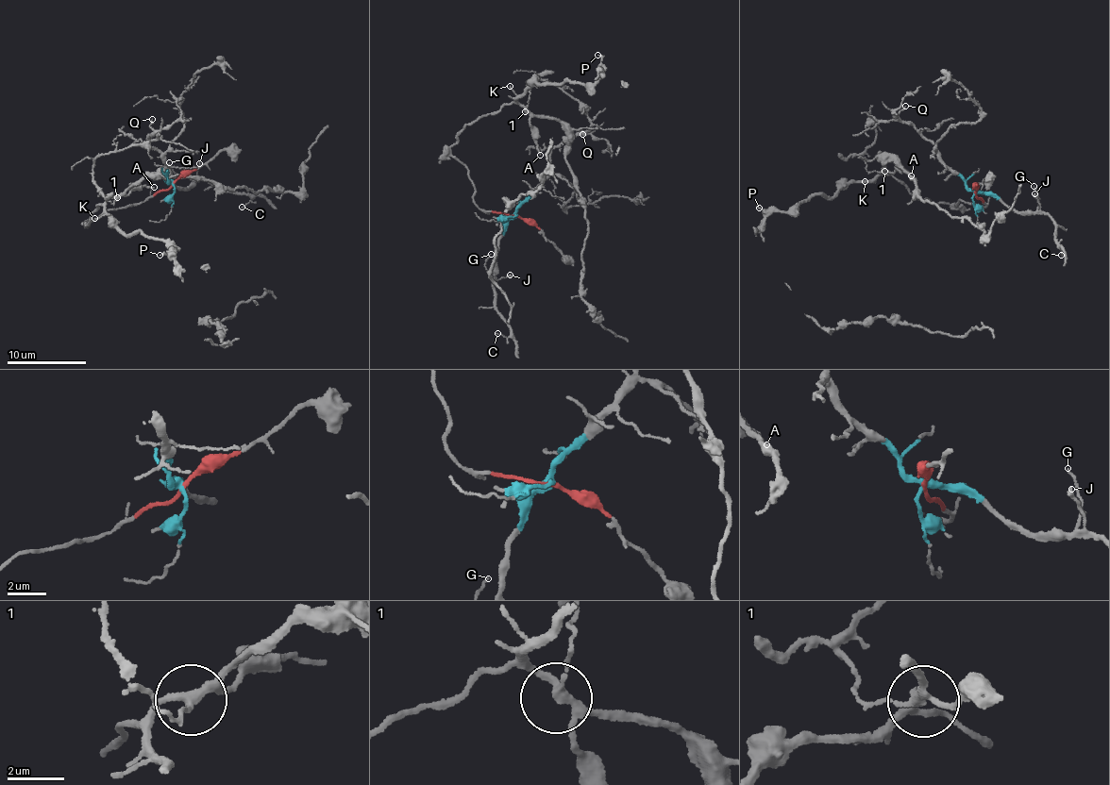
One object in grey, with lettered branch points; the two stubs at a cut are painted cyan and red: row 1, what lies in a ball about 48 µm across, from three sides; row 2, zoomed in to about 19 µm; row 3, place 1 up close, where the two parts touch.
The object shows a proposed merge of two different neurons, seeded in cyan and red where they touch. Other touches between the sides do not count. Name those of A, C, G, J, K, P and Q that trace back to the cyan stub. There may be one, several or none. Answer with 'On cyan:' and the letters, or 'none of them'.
On cyan: C, G, J, Q

